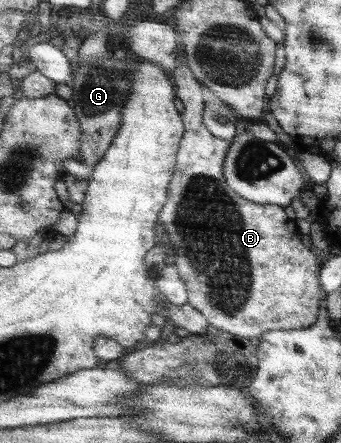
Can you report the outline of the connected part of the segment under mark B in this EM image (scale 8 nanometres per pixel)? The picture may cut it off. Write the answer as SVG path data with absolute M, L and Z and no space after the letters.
M176 29L176 38L178 38L179 46L178 67L171 74L171 79L177 86L177 98L182 109L186 132L181 143L181 149L177 154L177 168L173 170L173 179L169 184L169 197L164 208L161 210L162 214L160 214L159 225L167 232L170 244L174 250L176 268L182 274L182 281L187 285L189 294L187 303L205 316L209 326L214 326L222 332L234 334L234 336L239 336L240 338L260 339L271 330L294 330L295 328L309 327L310 324L313 324L314 318L316 318L314 314L320 309L318 308L320 288L318 288L318 278L316 278L320 267L318 267L316 257L310 249L302 244L302 240L298 236L298 228L294 224L295 219L291 220L288 218L288 214L286 214L283 206L273 204L263 205L262 203L252 202L229 187L227 178L225 177L225 162L231 142L217 138L205 125L203 118L205 117L206 100L202 98L201 82L196 79L194 72L190 69L188 59L186 59L184 43L182 43L182 35L180 35L178 29Z

